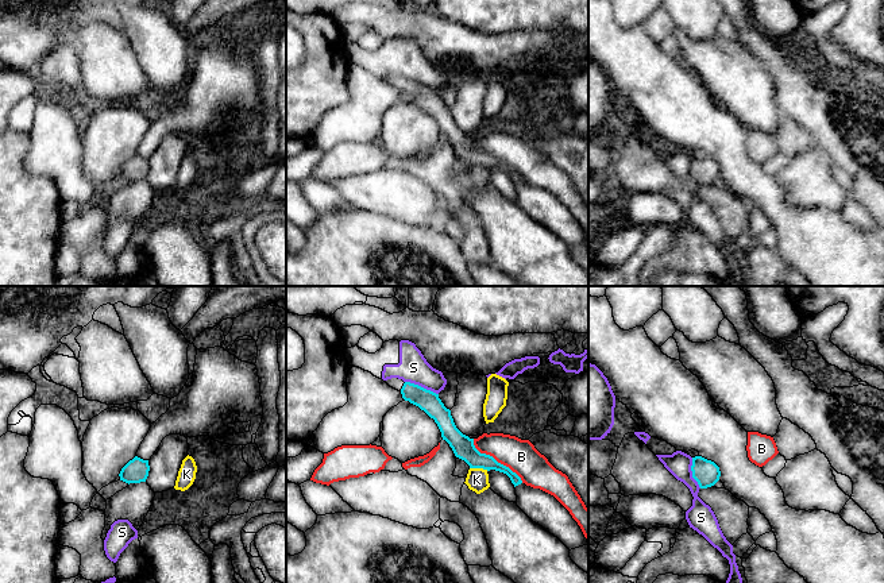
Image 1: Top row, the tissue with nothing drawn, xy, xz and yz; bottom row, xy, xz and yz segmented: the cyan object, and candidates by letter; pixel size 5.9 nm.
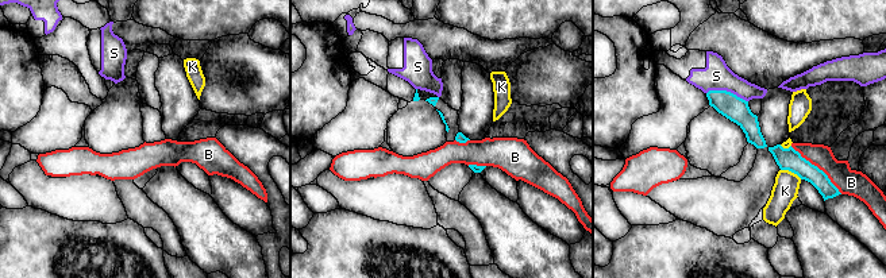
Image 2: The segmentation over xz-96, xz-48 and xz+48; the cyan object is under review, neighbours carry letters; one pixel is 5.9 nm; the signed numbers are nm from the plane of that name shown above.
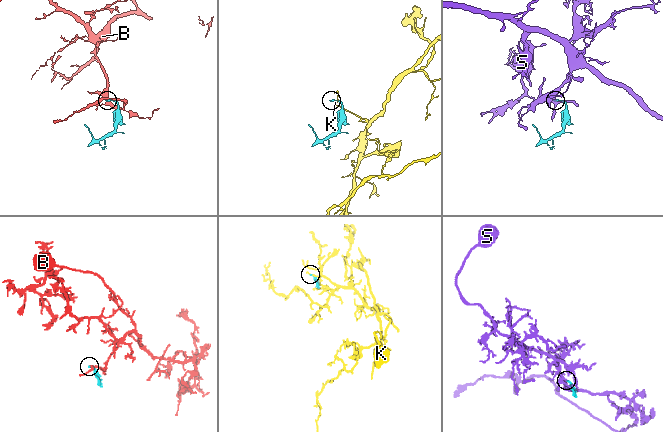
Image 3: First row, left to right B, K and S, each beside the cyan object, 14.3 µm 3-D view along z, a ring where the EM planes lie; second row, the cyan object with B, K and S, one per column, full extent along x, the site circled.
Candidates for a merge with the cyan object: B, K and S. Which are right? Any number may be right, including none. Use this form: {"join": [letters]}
{"join": []}

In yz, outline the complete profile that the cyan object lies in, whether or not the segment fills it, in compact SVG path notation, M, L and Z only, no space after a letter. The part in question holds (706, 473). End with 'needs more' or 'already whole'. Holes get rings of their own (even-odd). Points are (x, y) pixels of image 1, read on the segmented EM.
M702 456L692 457L691 471L700 489L714 486L721 476L719 467Z; already whole

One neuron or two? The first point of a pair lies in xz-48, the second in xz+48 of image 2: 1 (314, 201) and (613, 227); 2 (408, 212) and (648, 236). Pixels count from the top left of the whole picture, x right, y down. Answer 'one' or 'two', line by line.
1: two
2: two

